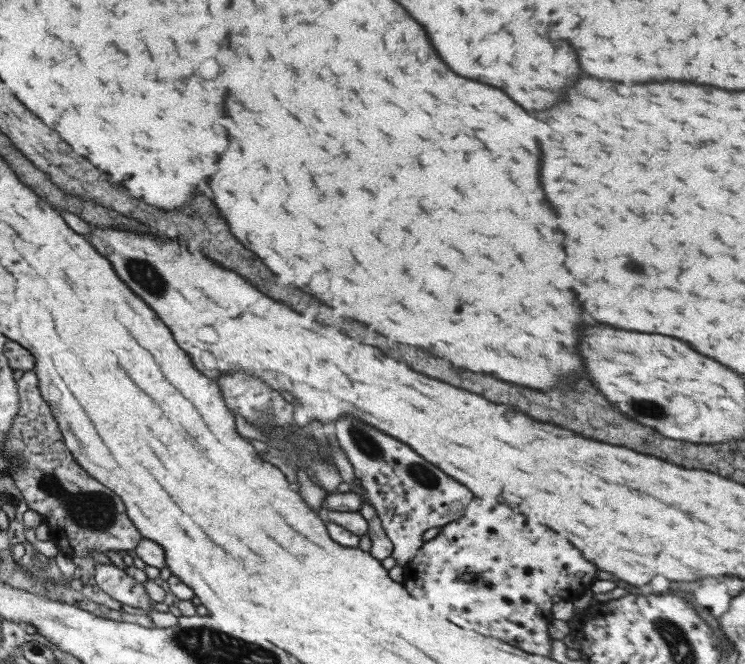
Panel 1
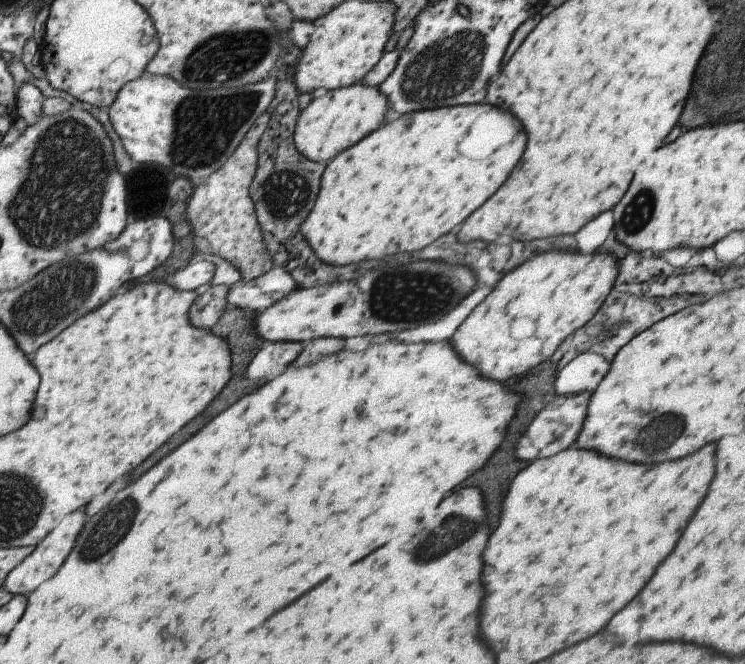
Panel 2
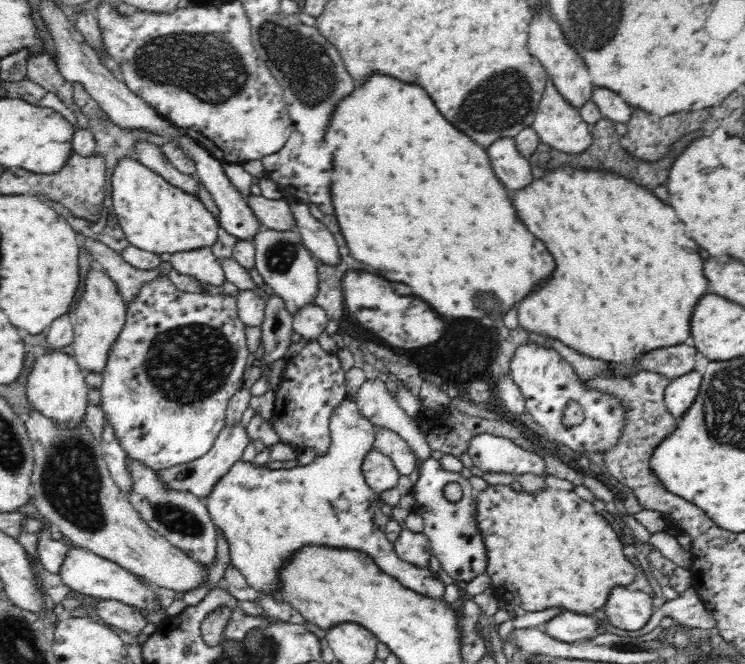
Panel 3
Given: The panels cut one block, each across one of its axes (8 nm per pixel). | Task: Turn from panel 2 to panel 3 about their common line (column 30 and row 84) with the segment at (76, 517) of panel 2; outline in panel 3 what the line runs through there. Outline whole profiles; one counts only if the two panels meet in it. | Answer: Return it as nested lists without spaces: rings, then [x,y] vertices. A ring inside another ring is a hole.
[[[544,8],[542,14],[534,16],[534,20],[530,22],[530,36],[528,36],[528,50],[532,52],[534,58],[538,58],[548,74],[548,78],[554,82],[556,90],[574,106],[574,108],[582,108],[588,100],[592,100],[594,94],[594,82],[592,76],[588,72],[588,64],[584,64],[580,60],[580,56],[570,48],[570,44],[564,40],[560,26],[550,18],[550,12]]]

